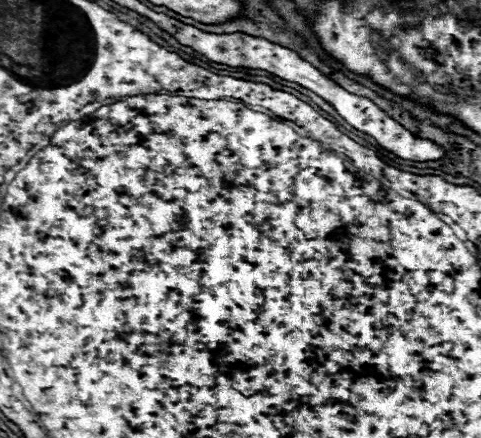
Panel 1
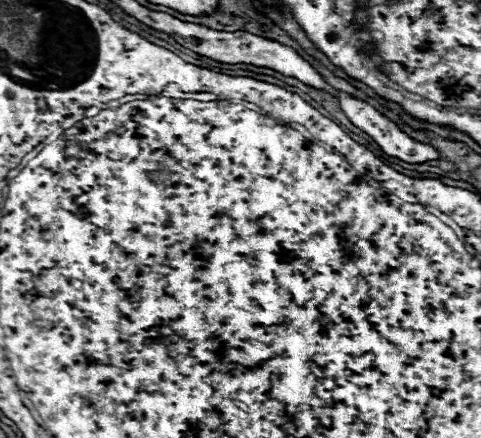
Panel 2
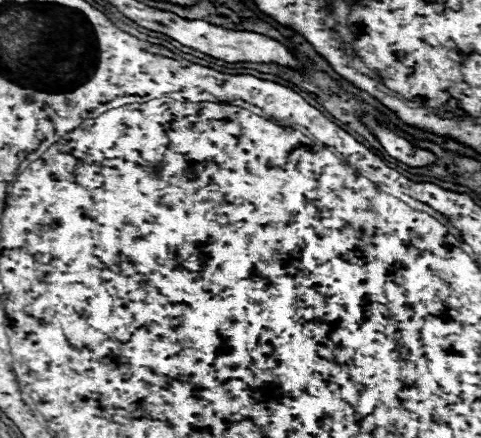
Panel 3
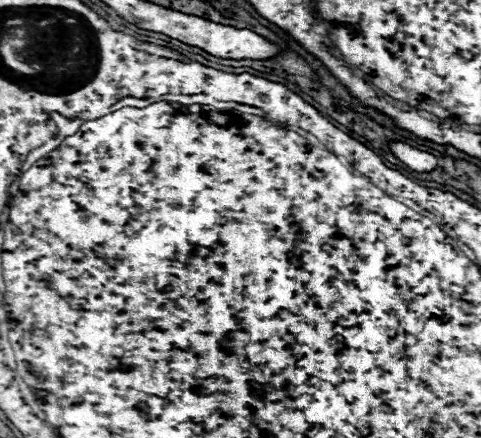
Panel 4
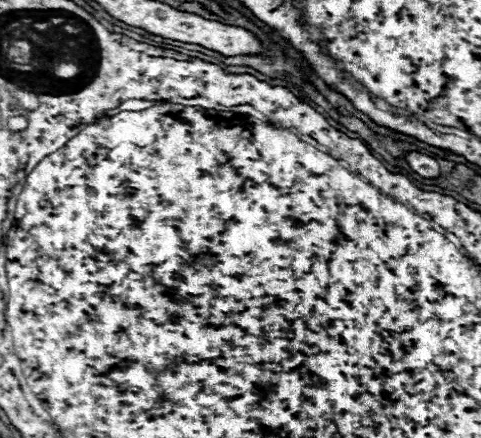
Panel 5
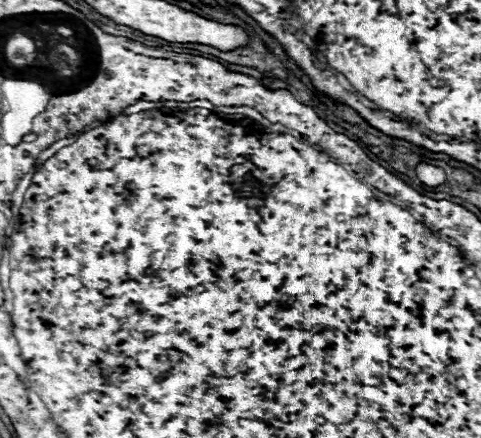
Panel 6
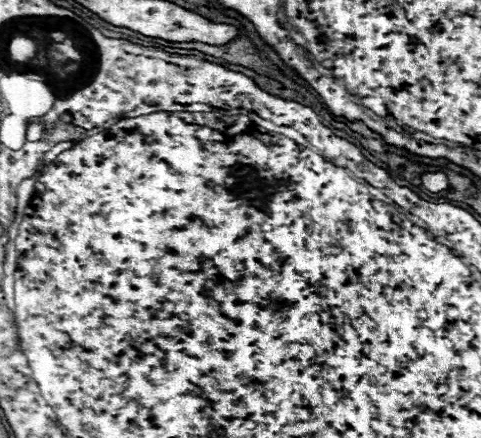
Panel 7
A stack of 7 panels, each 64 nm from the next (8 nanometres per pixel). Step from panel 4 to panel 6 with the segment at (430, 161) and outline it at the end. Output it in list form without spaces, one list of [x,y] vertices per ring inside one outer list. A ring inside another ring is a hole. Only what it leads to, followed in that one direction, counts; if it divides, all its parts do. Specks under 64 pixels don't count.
[[[420,162],[420,164],[416,166],[416,174],[418,174],[418,178],[420,178],[426,186],[432,186],[432,188],[438,186],[438,184],[442,184],[442,182],[446,180],[442,168],[432,166],[432,164],[426,164],[426,162]]]

